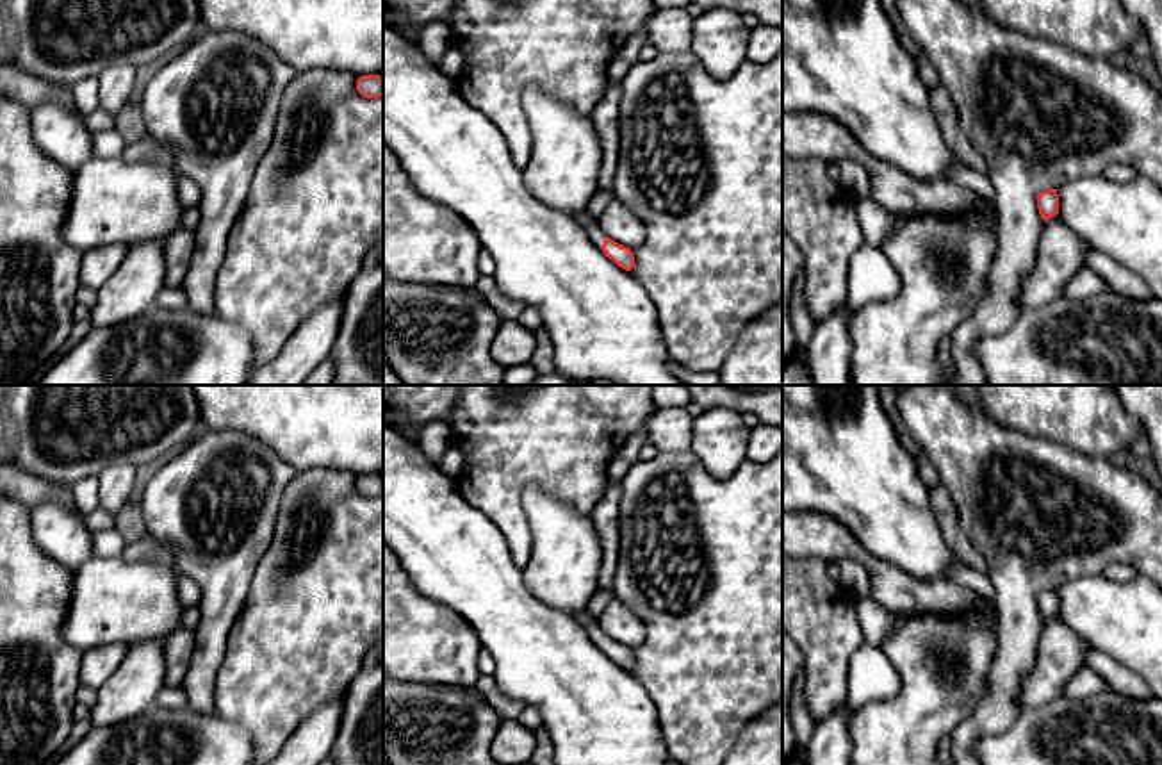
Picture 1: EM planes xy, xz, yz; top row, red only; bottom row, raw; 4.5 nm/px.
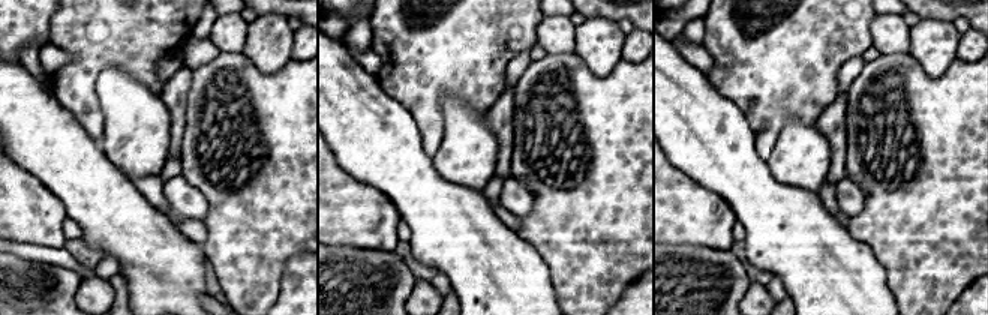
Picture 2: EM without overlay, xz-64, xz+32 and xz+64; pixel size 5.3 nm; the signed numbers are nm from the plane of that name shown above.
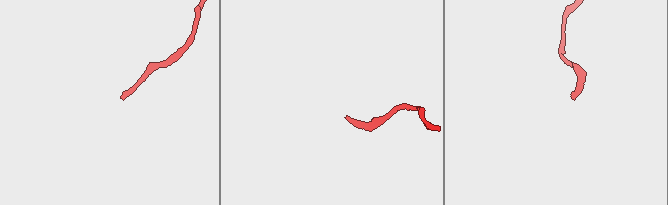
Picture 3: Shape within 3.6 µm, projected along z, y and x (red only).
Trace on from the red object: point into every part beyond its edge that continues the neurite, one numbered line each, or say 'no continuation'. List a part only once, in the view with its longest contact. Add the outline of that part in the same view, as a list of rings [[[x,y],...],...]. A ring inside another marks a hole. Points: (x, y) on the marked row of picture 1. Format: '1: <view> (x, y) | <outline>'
1: xz (592, 227) | [[[585,209],[574,212],[572,216],[583,225],[583,228],[588,234],[588,237],[595,243],[595,246],[601,248],[608,235],[602,232],[599,221],[590,218]]]

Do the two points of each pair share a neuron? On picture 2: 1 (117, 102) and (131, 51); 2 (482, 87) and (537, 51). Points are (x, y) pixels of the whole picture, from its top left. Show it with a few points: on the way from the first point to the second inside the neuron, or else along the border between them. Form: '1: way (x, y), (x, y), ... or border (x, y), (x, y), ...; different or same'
1: border (95, 80), (107, 68), (122, 68), (155, 92); different
2: border (535, 42), (531, 47); different

